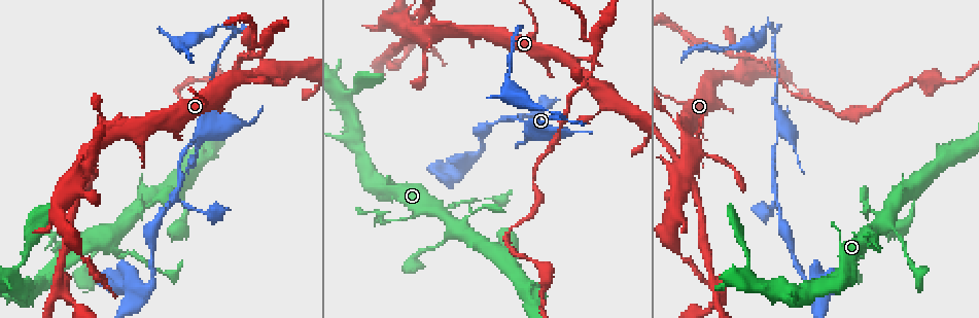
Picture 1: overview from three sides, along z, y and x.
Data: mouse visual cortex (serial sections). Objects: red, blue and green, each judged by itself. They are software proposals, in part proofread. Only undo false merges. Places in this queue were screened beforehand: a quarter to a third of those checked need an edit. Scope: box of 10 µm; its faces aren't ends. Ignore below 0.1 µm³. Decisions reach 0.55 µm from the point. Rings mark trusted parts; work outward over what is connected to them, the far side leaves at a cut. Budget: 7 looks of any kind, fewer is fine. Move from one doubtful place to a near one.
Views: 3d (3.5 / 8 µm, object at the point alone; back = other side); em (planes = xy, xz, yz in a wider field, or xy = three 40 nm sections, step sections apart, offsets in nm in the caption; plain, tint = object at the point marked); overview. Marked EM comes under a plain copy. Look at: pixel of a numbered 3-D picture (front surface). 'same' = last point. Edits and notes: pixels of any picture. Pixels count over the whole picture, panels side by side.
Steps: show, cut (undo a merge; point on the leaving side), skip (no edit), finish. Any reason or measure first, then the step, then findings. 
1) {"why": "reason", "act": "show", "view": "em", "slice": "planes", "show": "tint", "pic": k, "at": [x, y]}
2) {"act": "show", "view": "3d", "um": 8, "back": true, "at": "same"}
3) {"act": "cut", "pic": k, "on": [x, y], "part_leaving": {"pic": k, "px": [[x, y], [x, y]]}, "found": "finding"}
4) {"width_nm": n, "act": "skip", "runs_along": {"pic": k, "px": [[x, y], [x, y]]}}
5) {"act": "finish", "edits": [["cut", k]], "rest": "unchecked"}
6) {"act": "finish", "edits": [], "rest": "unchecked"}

{"why": "sharp bend", "act": "show", "view": "3d", "um": 3.5, "pic": 1, "at": [407, 32]}

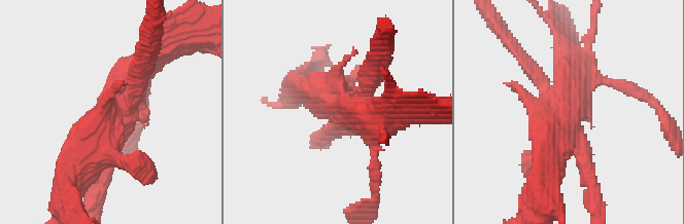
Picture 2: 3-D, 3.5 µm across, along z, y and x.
{"why": "need the tissue", "act": "show", "view": "em", "slice": "planes", "show": "tint", "pic": 2, "at": [112, 125]}

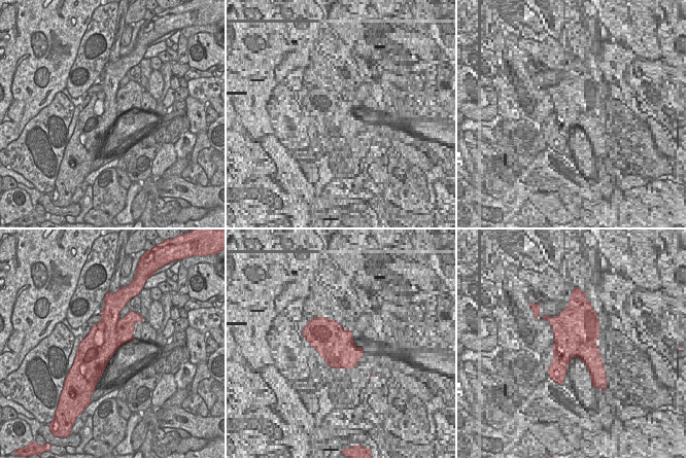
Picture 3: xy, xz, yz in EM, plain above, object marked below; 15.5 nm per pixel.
{"act": "cut", "pic": 2, "on": [105, 183], "found": "a second cell is stuck on"}

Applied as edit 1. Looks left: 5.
{"act": "show", "view": "overview"}

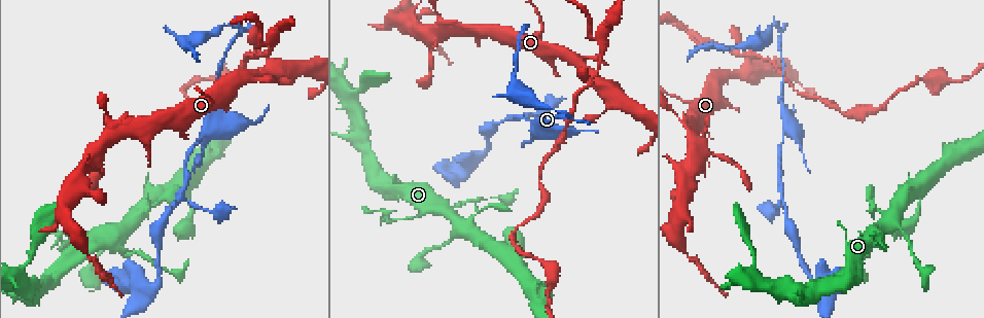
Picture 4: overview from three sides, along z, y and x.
{"why": "abrupt turn", "act": "show", "view": "3d", "um": 3.5, "pic": 4, "at": [539, 128]}

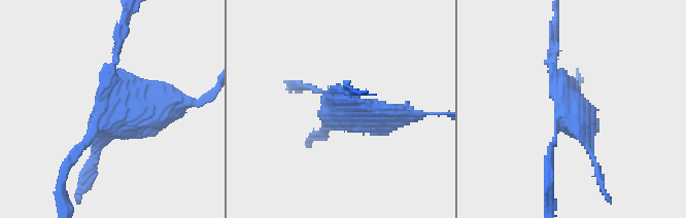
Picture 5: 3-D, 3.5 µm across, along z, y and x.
{"why": "shape alone is not enough", "act": "show", "view": "em", "slice": "xy", "step": 1, "show": "tint", "pic": 5, "at": [110, 112]}

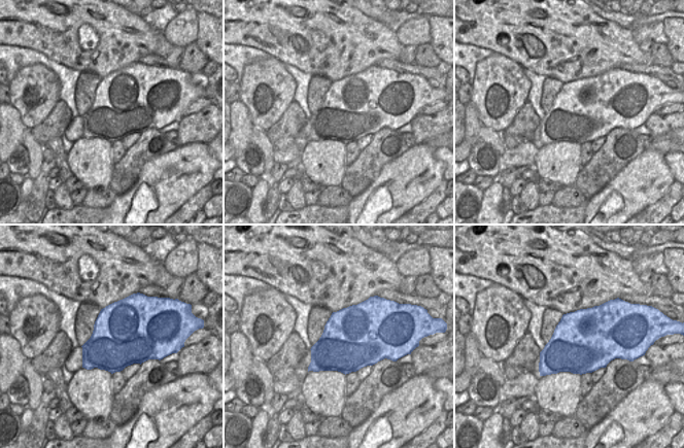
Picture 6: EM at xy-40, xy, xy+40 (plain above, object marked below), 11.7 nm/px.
{"act": "cut", "pic": 5, "on": [172, 100], "found": "a second cell is stuck on"}

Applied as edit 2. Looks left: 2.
{"act": "show", "view": "3d", "um": 3.5, "pic": 4, "at": [179, 195]}

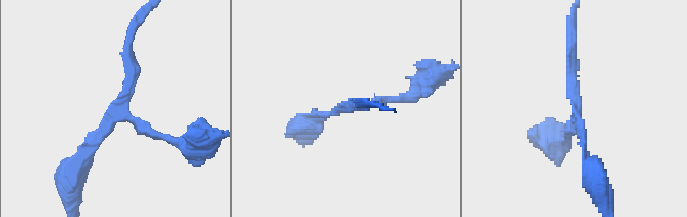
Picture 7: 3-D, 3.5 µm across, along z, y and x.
{"arms": 3, "arm_widths_nm": [150, 150, 150], "why": "now the EM", "act": "show", "view": "em", "slice": "xy", "step": 5, "show": "tint", "pic": 7, "at": [577, 108]}

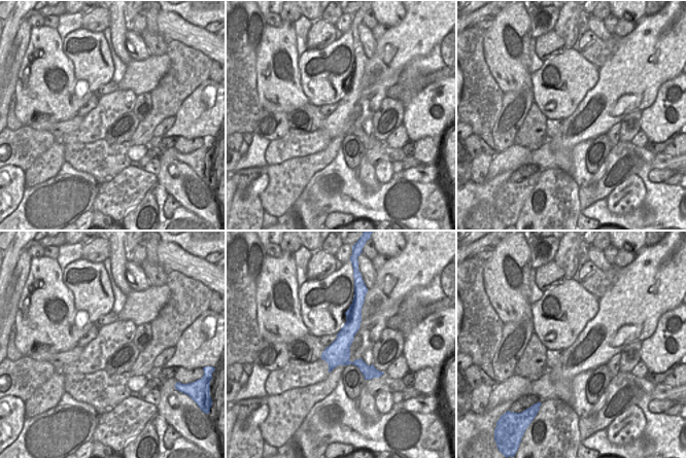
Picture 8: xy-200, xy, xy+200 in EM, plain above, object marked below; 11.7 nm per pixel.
{"act": "skip", "runs_along": {"pic": 7, "px": [[127, 43], [127, 91], [79, 163]]}, "found": "continuous, no second cell"}

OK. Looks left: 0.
{"act": "finish", "edits": [["cut", 2], ["cut", 5]], "rest": "unchecked"}

